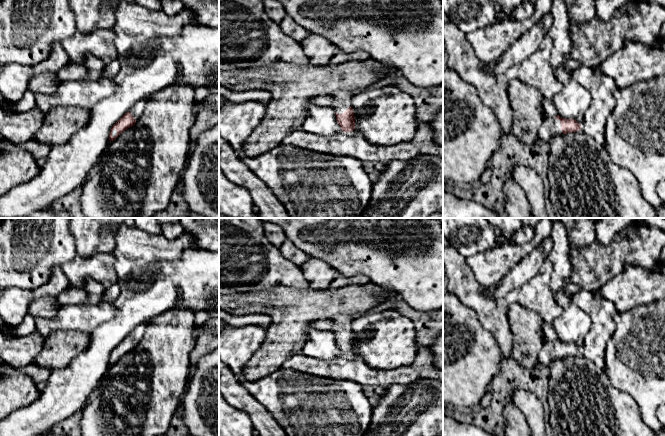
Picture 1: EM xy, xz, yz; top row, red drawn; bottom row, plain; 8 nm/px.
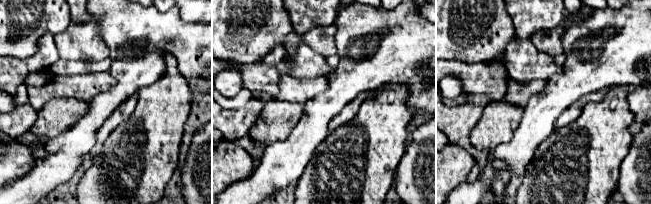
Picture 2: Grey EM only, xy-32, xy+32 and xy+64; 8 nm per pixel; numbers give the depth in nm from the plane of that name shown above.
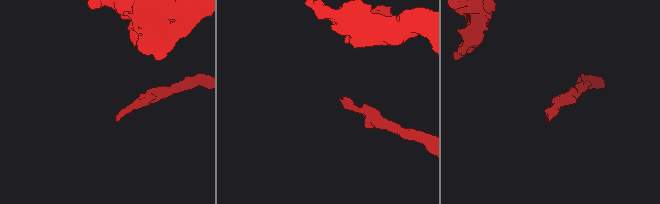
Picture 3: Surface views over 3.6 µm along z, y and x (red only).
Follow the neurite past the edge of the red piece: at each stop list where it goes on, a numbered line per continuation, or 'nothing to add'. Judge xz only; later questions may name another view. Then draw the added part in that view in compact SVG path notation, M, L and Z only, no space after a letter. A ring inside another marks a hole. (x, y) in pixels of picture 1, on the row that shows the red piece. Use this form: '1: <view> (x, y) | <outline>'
1: xz (341, 100) | M335 92L331 96L333 98L333 109L336 113L341 114L351 106L351 100L354 94L350 92Z

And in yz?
1: yz (550, 127) | M546 117L538 131L537 140L549 143L555 135L559 134L563 134L560 121Z

